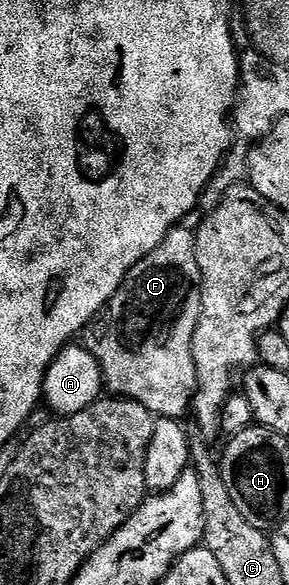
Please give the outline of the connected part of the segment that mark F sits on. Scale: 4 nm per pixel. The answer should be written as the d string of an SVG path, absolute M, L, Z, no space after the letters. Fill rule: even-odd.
M174 226L172 230L163 238L163 242L159 242L159 246L155 246L153 250L136 264L127 275L125 280L119 286L119 290L105 305L103 311L94 319L93 323L89 325L87 331L84 333L85 340L83 339L84 347L89 349L89 352L99 362L101 367L101 379L104 387L109 388L114 397L124 398L127 400L134 400L143 406L147 406L147 410L152 412L154 417L164 418L167 420L181 420L184 417L184 412L188 413L193 407L193 396L197 393L197 371L195 370L195 362L192 355L185 354L180 356L169 343L173 340L173 327L177 324L177 315L181 312L181 307L185 304L185 299L189 296L189 291L194 291L195 285L198 283L201 271L199 270L199 262L197 261L197 237L192 227L185 228L186 226Z

